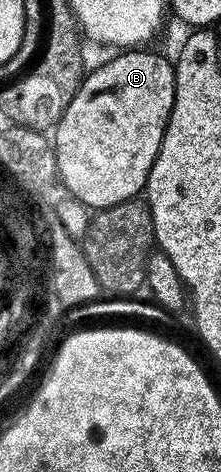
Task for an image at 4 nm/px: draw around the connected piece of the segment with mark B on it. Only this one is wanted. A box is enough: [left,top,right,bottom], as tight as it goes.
[52,47,175,211]

